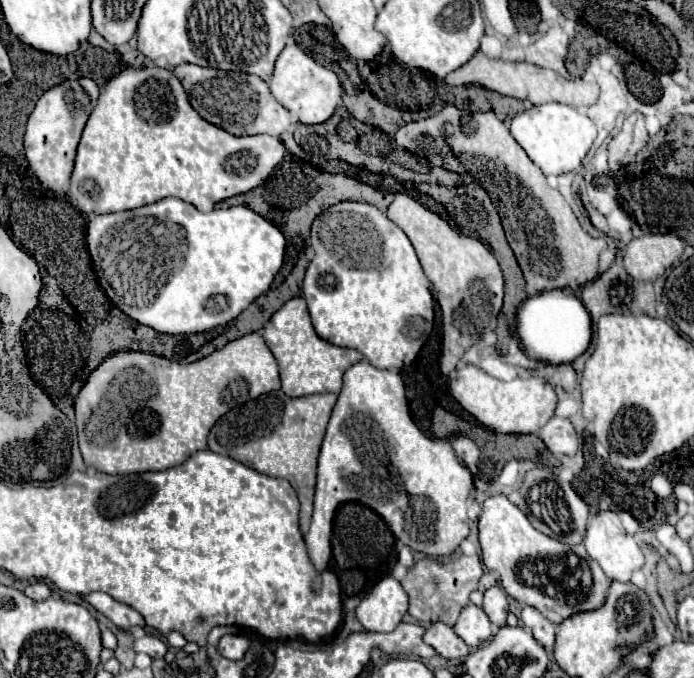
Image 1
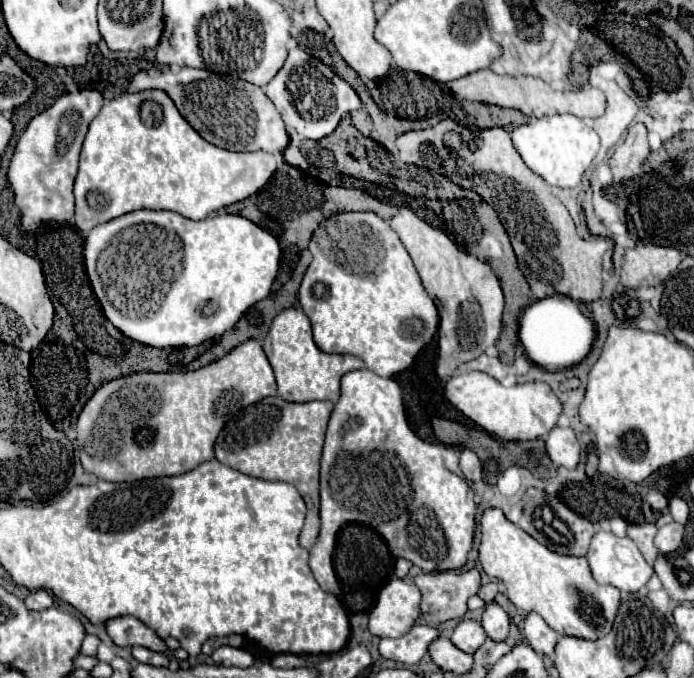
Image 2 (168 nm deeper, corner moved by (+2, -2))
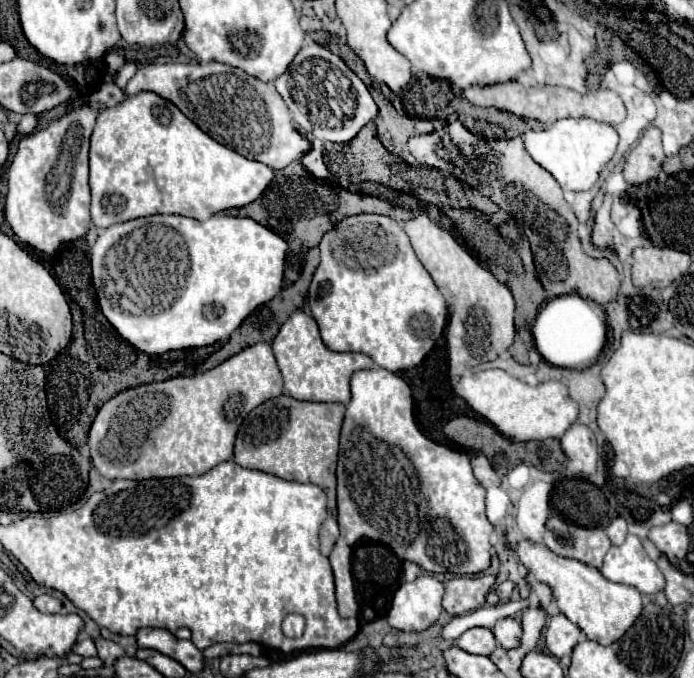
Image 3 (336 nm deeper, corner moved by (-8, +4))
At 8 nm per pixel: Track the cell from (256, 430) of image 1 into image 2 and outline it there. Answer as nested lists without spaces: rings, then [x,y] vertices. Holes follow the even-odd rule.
[[[280,396],[264,398],[246,410],[242,410],[236,418],[232,418],[214,444],[214,456],[218,462],[228,464],[242,474],[262,478],[262,480],[282,480],[292,484],[306,502],[308,514],[304,528],[300,532],[300,544],[310,548],[316,542],[320,530],[318,518],[318,472],[320,472],[320,454],[324,444],[324,414],[332,414],[334,406],[324,410],[324,402],[286,402]]]

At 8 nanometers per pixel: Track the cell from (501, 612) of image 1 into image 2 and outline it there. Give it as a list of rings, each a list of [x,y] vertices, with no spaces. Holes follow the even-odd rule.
[[[490,602],[490,604],[486,604],[484,614],[482,614],[482,626],[484,626],[486,634],[488,634],[492,640],[500,642],[500,640],[504,640],[504,638],[508,636],[510,616],[502,610],[500,604]]]

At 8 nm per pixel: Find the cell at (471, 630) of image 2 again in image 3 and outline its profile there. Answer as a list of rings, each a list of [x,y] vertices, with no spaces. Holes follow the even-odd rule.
[[[470,628],[456,640],[456,646],[470,654],[490,656],[490,652],[496,648],[496,640],[488,628]]]

